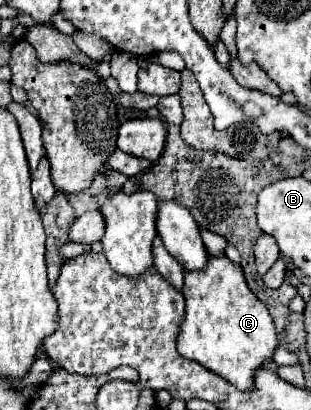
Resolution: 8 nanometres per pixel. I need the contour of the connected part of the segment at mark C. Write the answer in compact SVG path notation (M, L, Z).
M208 255L206 269L184 269L182 295L186 299L186 313L176 337L178 353L228 379L240 391L252 389L254 373L262 367L264 359L272 357L278 337L266 305L246 285L242 267L226 255Z

